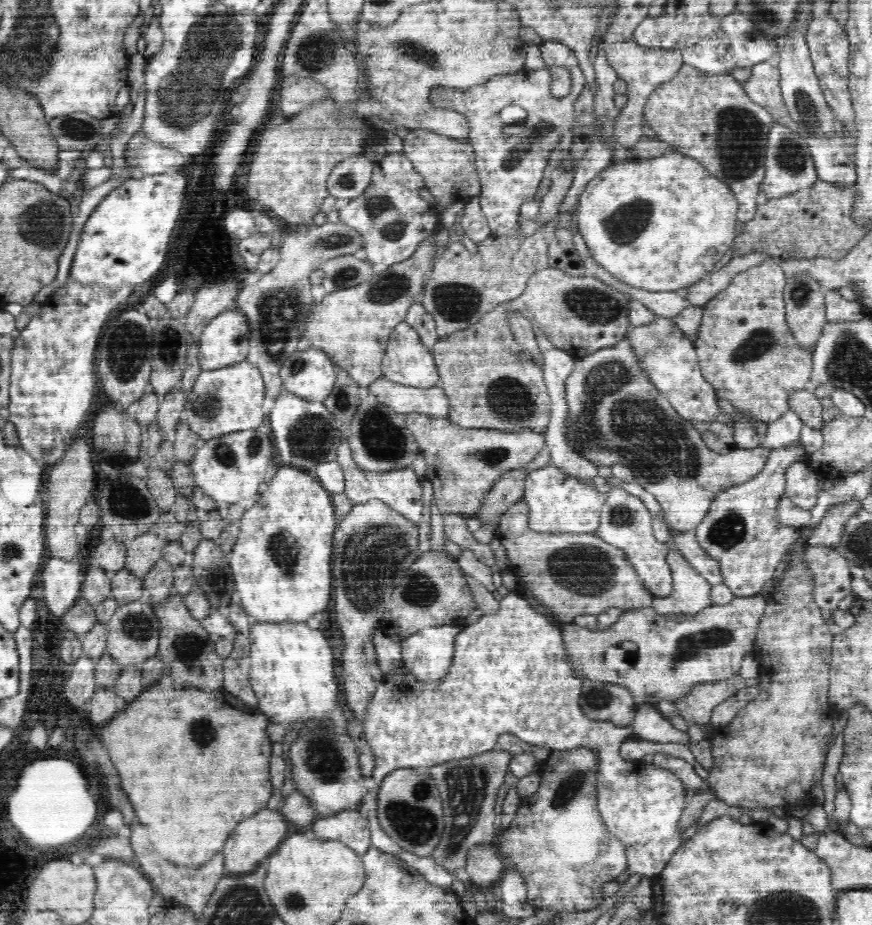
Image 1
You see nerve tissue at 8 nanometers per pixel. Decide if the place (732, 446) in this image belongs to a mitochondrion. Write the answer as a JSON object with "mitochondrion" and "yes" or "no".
{"mitochondrion":"no"}

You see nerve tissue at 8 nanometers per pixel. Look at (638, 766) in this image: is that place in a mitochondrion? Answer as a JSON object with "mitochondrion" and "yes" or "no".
{"mitochondrion":"no"}

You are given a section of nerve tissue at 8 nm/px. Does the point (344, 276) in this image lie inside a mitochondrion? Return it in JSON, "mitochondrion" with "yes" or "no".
{"mitochondrion":"yes"}

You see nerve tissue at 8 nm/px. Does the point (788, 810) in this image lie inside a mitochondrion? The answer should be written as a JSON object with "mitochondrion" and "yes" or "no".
{"mitochondrion":"no"}

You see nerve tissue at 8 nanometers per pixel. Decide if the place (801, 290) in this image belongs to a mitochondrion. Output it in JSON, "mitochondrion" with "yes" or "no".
{"mitochondrion":"yes"}

